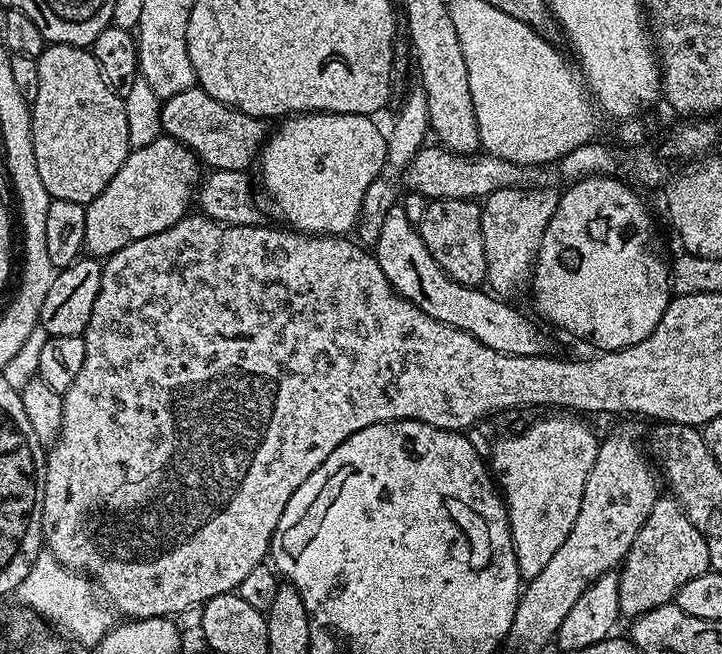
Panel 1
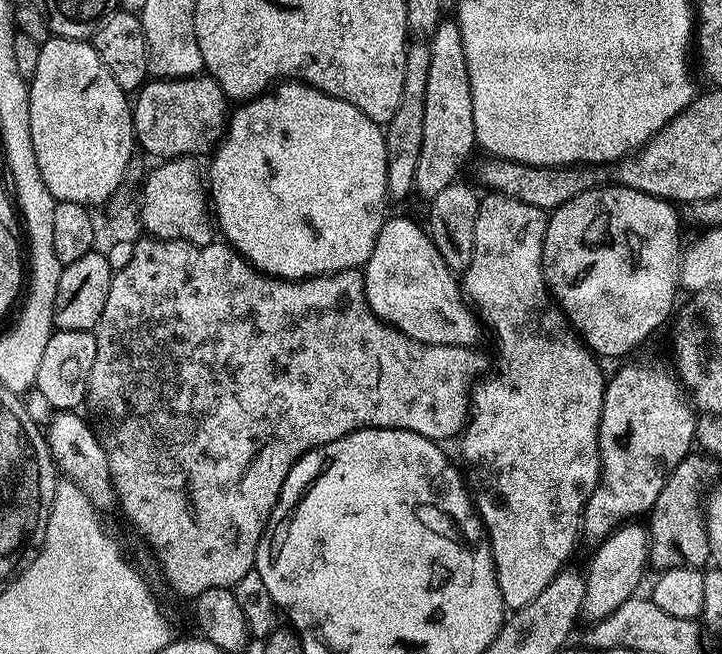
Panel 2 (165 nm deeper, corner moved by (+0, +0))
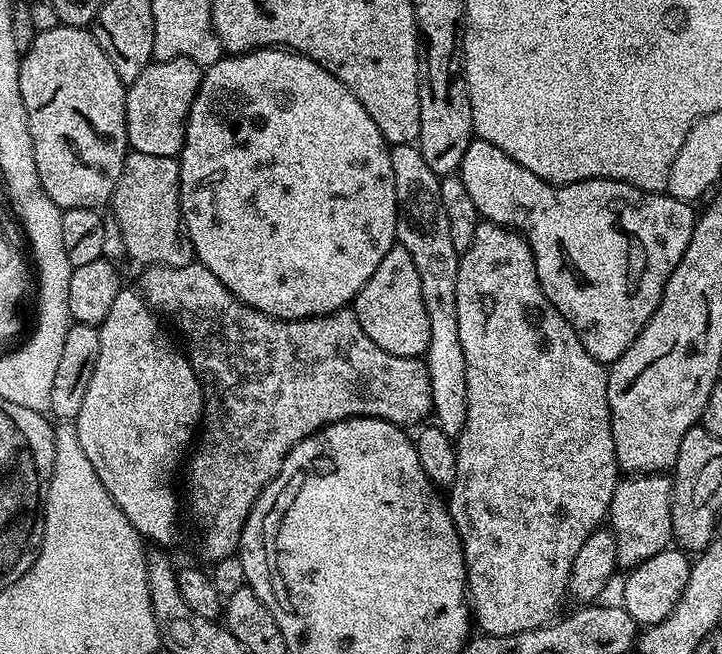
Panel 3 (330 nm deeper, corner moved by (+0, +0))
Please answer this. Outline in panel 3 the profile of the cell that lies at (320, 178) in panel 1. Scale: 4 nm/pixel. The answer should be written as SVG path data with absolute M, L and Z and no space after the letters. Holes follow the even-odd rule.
M255 48L252 52L225 55L218 62L203 69L196 97L190 106L184 145L178 159L180 161L180 218L195 259L204 264L206 270L210 270L210 274L214 274L214 278L218 278L218 282L222 282L222 286L226 286L246 306L267 316L272 316L276 320L305 320L311 316L325 316L338 311L339 308L349 307L362 290L362 286L366 286L366 282L370 282L370 274L374 274L374 270L378 270L378 262L382 262L382 258L386 258L386 254L397 243L396 191L394 190L394 170L390 166L390 146L382 138L378 126L374 126L374 118L370 118L370 114L366 114L362 102L358 102L358 98L354 98L354 94L350 94L350 90L346 90L346 86L342 86L342 82L338 82L338 78L334 78L334 74L330 74L322 66L318 66L318 62L306 58L301 52L294 52L286 48Z

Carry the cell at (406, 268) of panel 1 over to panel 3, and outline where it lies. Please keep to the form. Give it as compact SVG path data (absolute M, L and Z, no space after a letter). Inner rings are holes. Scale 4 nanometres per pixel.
M394 246L378 262L378 270L370 274L370 282L362 286L362 290L354 301L354 311L358 322L362 322L362 330L370 334L373 342L378 342L382 350L395 356L423 357L430 342L430 318L426 318L426 306L422 302L422 282L418 278L418 270L414 270L414 258L406 254L406 250Z

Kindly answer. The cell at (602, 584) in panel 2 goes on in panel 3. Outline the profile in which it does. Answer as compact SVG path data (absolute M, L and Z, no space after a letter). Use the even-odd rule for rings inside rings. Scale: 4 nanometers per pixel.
M658 472L625 475L614 490L614 498L608 507L608 516L614 542L618 546L616 563L621 569L631 570L637 568L642 562L646 562L646 558L654 558L654 554L669 547L674 540L672 534L672 476Z

